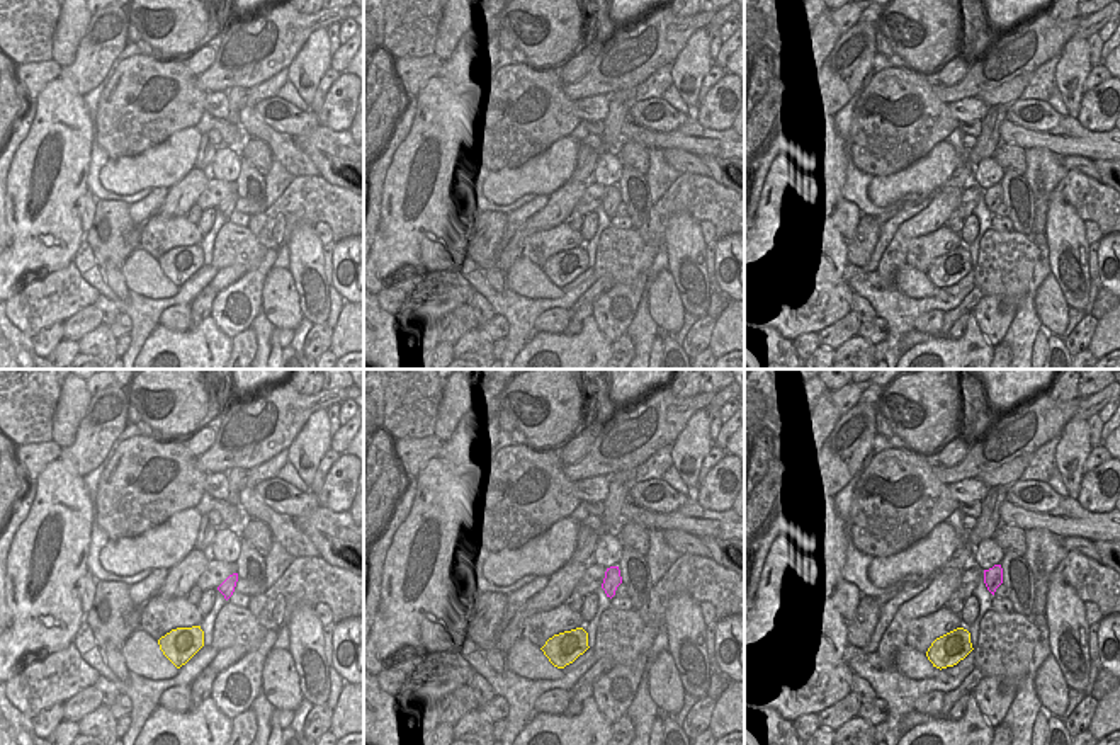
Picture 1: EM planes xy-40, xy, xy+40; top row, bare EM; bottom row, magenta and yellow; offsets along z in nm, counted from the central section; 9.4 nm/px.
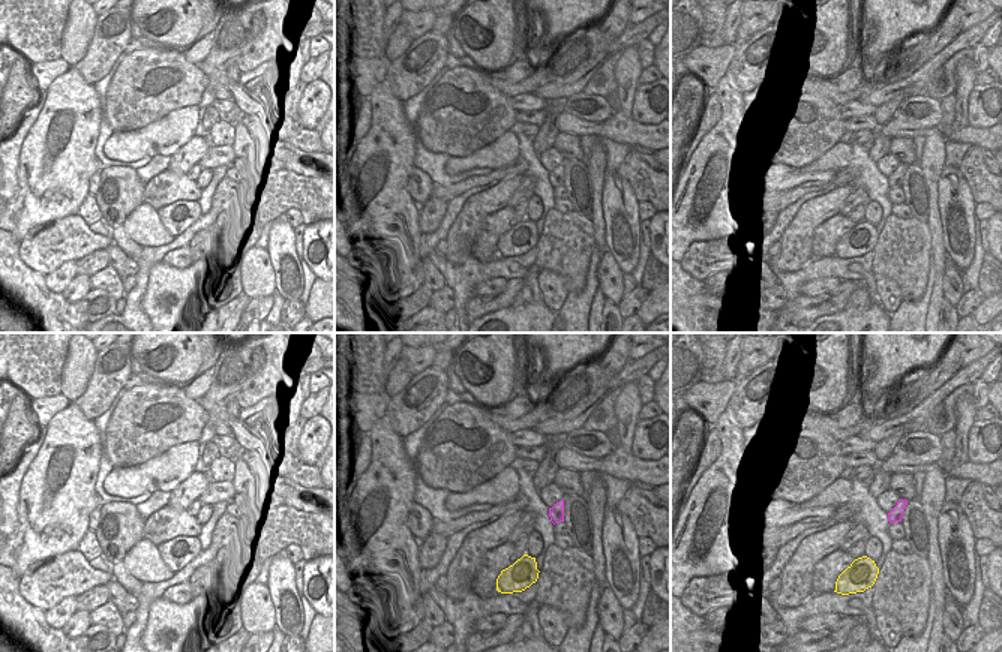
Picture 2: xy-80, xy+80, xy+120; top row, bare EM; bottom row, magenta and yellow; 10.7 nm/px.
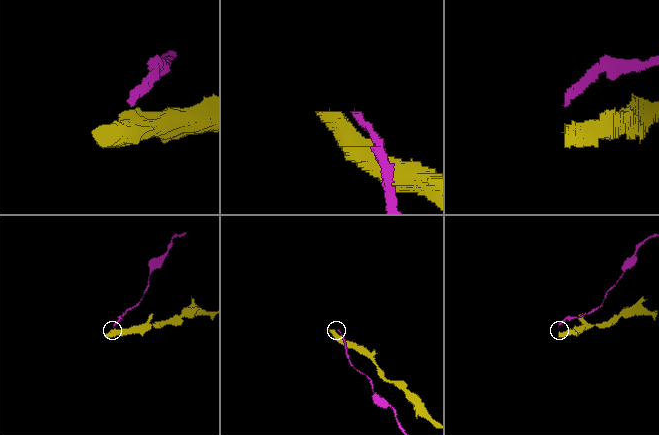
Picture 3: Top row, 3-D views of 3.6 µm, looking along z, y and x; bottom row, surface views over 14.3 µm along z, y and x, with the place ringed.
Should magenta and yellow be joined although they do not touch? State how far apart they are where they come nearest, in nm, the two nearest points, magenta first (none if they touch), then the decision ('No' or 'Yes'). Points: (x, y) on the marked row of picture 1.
Distance 360 nm. Across: xy-40 (226, 599), (199, 626). No

